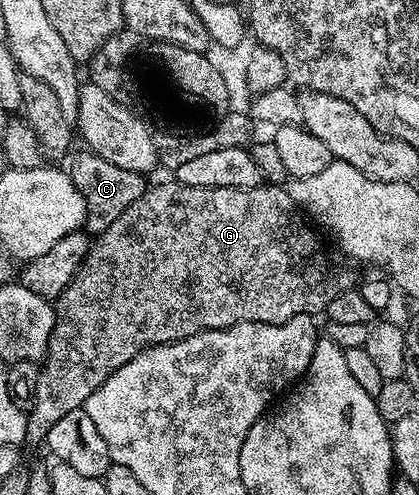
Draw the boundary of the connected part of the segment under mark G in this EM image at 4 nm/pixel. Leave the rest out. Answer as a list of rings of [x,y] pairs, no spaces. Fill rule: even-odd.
[[[169,182],[158,183],[155,187],[154,184],[147,186],[145,193],[136,201],[132,201],[132,205],[128,205],[128,209],[124,209],[124,213],[120,213],[120,217],[116,217],[116,221],[112,221],[112,225],[108,225],[108,229],[104,229],[101,235],[91,242],[90,252],[86,254],[82,267],[74,274],[74,279],[58,295],[53,304],[52,337],[48,341],[46,354],[40,363],[34,402],[30,404],[26,417],[26,437],[31,444],[33,442],[41,444],[46,438],[48,429],[52,429],[52,425],[56,425],[56,421],[60,421],[64,413],[85,408],[88,397],[96,393],[100,385],[104,385],[106,378],[116,373],[120,365],[132,361],[132,357],[136,357],[136,353],[140,353],[145,347],[154,347],[157,343],[175,343],[201,331],[219,331],[237,323],[283,323],[297,315],[317,316],[325,312],[326,306],[334,297],[355,286],[356,278],[354,279],[352,272],[345,271],[342,267],[334,267],[329,253],[322,248],[322,243],[318,240],[319,232],[304,218],[303,212],[292,201],[289,190],[285,186],[263,185],[248,189],[232,189]]]

